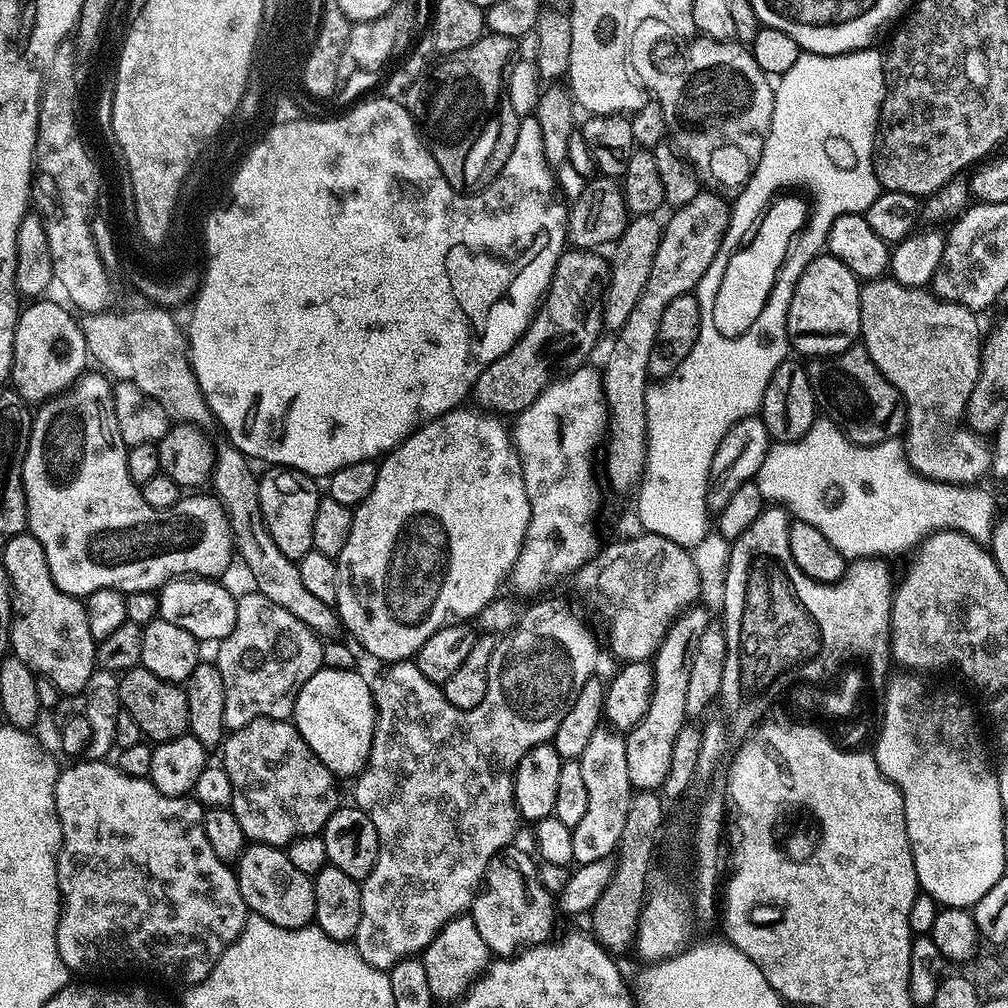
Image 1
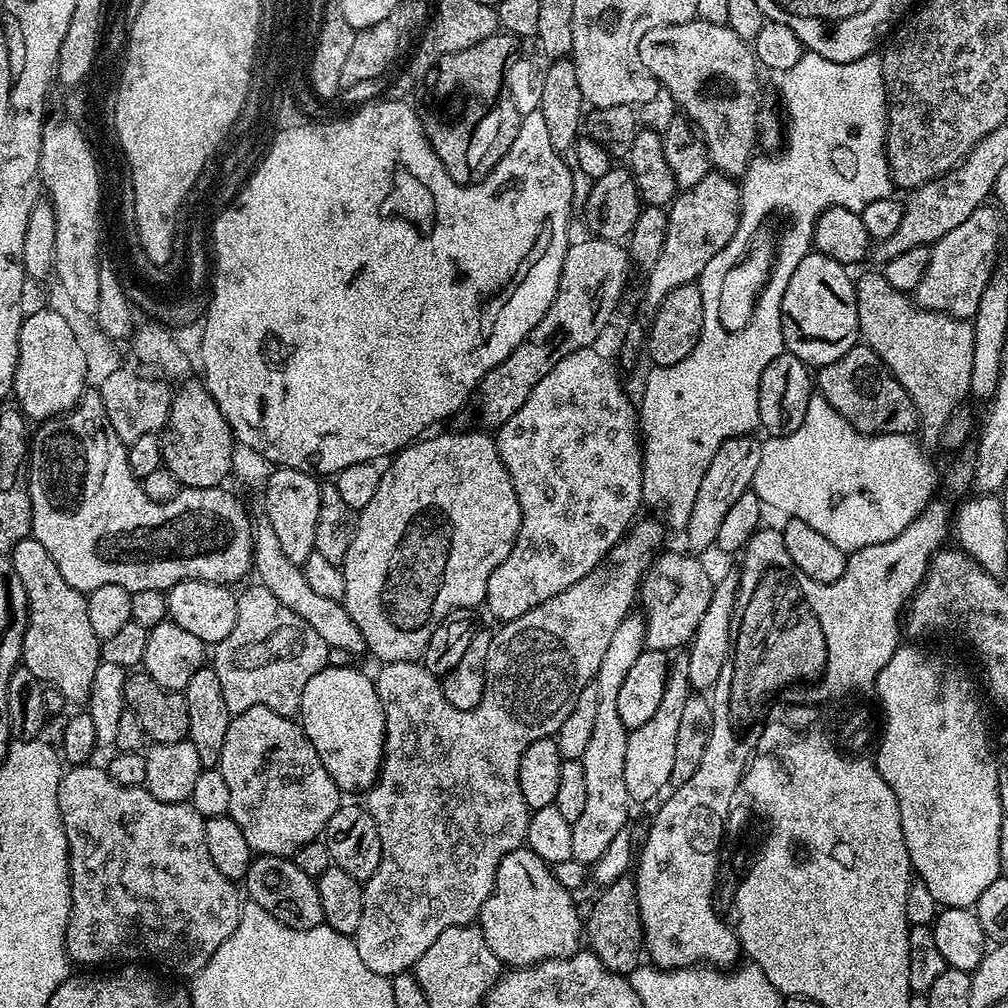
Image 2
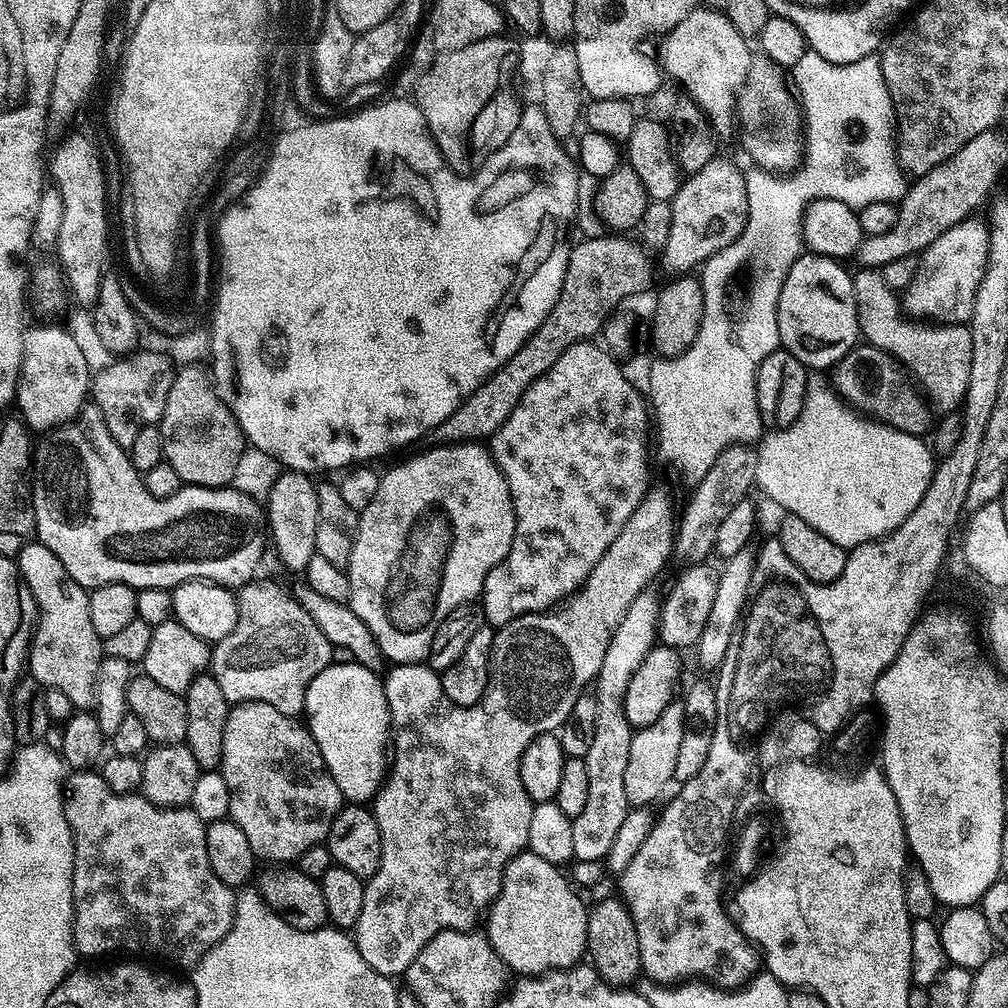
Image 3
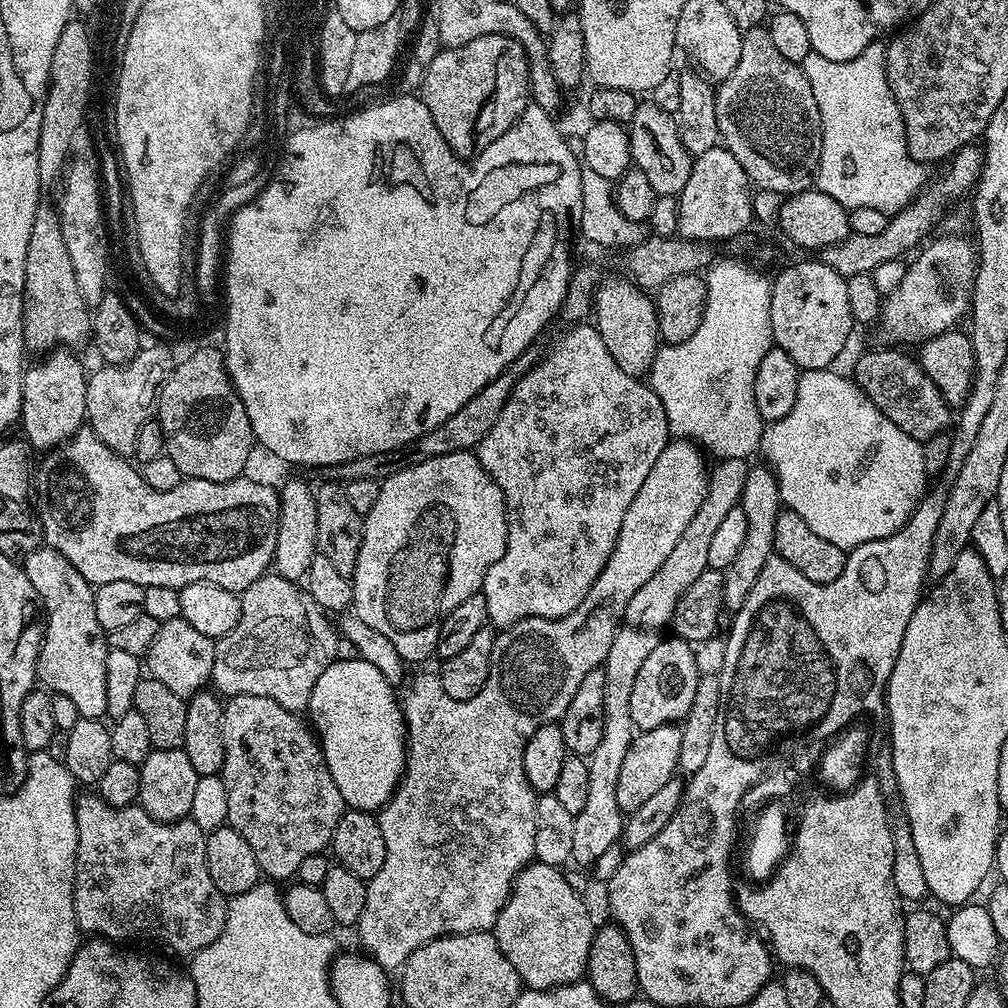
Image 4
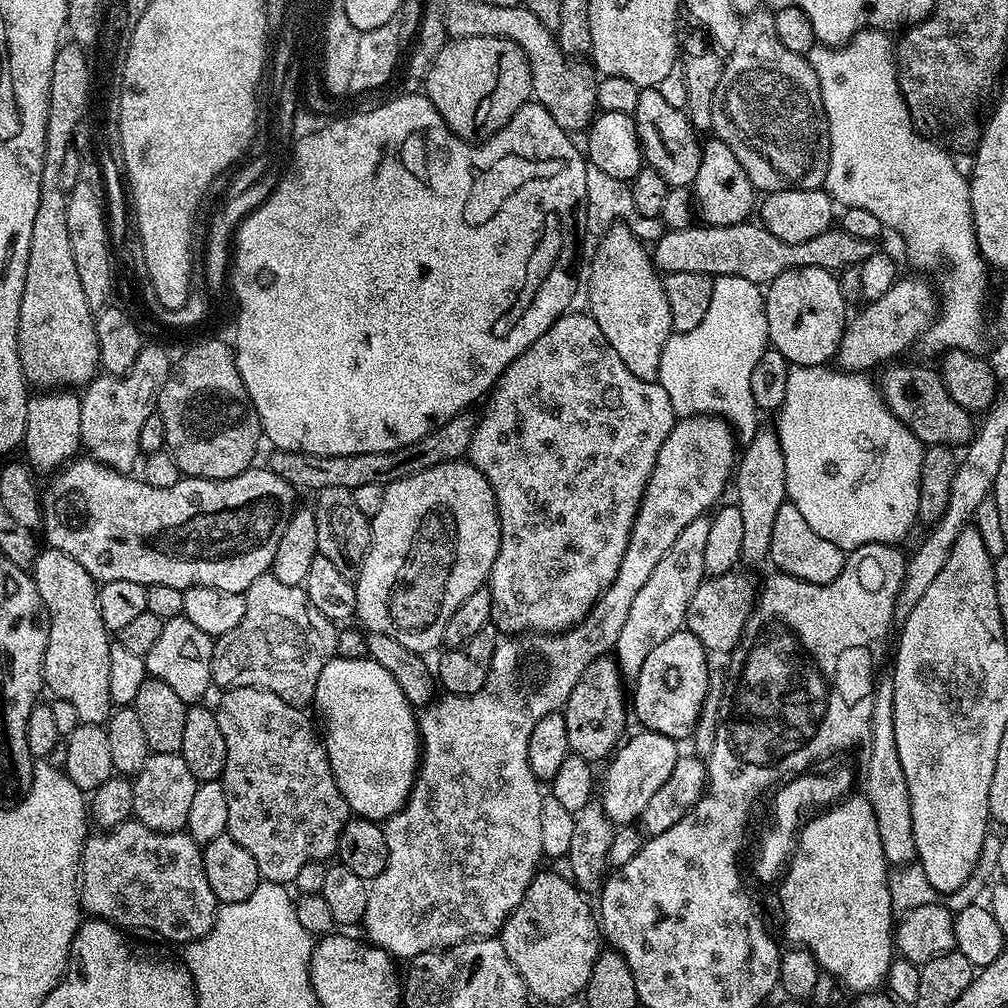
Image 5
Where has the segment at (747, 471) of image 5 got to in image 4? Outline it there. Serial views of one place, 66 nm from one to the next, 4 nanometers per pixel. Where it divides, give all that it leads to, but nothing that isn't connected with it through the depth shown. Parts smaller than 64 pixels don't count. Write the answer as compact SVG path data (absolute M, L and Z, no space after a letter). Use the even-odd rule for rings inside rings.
M749 467L746 474L746 486L742 486L738 505L742 514L746 514L746 539L742 541L734 562L730 562L722 576L722 604L732 614L744 605L746 598L750 598L750 589L754 587L762 566L766 566L768 559L774 555L774 522L782 511L782 501L775 474L771 467L763 467Z

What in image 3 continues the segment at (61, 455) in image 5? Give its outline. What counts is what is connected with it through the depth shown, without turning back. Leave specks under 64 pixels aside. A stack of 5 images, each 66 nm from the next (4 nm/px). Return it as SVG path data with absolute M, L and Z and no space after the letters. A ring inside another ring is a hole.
M32 328L24 334L24 357L20 363L20 380L16 384L15 407L20 407L19 419L36 434L44 434L69 420L76 419L90 396L90 371L84 348L64 328Z

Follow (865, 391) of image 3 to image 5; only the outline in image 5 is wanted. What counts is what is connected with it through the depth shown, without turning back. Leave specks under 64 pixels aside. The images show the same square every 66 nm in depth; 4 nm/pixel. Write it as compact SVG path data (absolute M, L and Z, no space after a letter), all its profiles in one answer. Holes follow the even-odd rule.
M892 362L883 369L884 372L878 379L878 387L880 389L880 397L894 414L894 418L898 418L905 426L919 438L920 443L929 446L932 444L944 444L947 446L967 445L968 441L974 435L974 416L962 406L958 406L958 402L954 402L954 398L950 398L950 394L946 390L944 380L940 377L939 371L935 367L919 368L916 364L900 364L904 362Z

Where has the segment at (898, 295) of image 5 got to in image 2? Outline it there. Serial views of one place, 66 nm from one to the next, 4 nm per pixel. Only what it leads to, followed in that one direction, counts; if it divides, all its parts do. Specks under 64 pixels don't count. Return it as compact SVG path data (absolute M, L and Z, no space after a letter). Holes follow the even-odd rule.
M988 207L974 210L962 226L954 226L950 234L931 245L932 257L926 266L926 274L922 274L922 282L918 282L914 293L915 307L953 316L956 320L971 321L975 316L978 302L982 302L982 294L997 271L996 255L1000 252L1001 213L995 207Z

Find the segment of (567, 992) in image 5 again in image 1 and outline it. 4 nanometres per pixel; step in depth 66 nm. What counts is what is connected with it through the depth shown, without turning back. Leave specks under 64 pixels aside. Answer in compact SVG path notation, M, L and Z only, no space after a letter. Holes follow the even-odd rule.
M509 846L492 856L484 875L482 891L472 901L470 915L489 953L511 958L518 950L546 944L553 939L558 904L554 893L543 885L537 861L517 846Z

